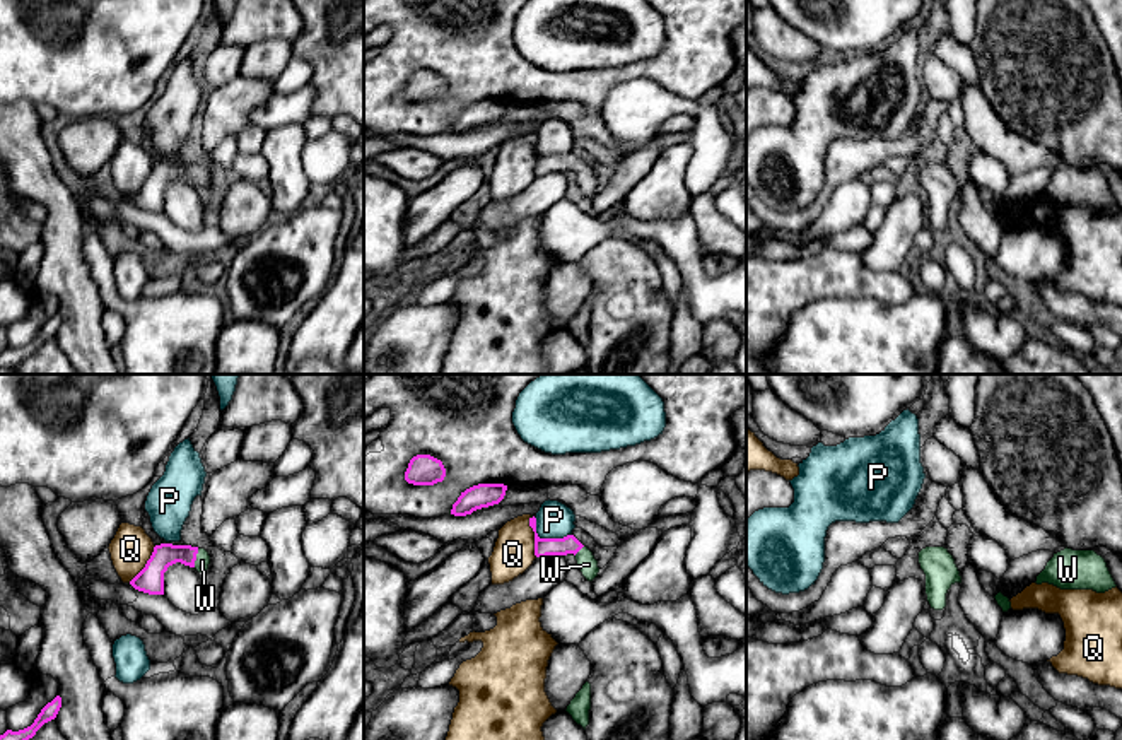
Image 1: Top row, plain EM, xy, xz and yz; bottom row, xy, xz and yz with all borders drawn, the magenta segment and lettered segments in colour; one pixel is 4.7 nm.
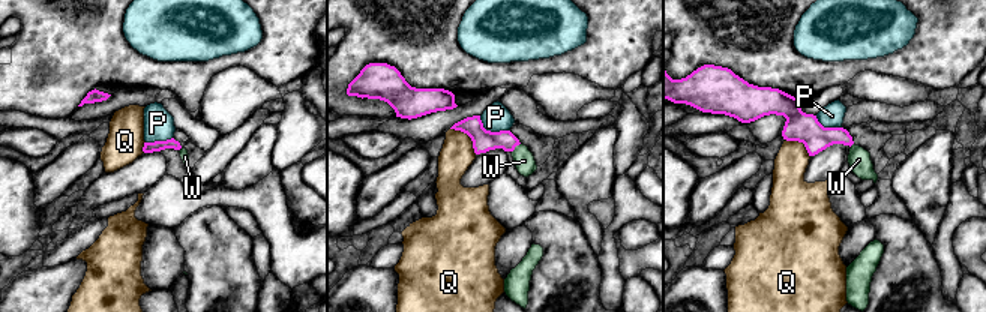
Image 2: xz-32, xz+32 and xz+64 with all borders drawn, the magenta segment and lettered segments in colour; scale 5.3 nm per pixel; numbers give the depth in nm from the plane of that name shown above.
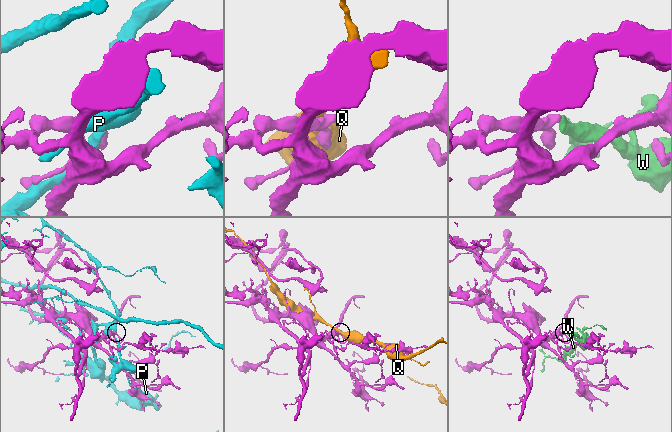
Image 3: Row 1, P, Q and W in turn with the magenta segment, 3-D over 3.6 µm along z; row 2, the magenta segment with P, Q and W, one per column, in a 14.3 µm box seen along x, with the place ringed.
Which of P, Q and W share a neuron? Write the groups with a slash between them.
P / Q / W

